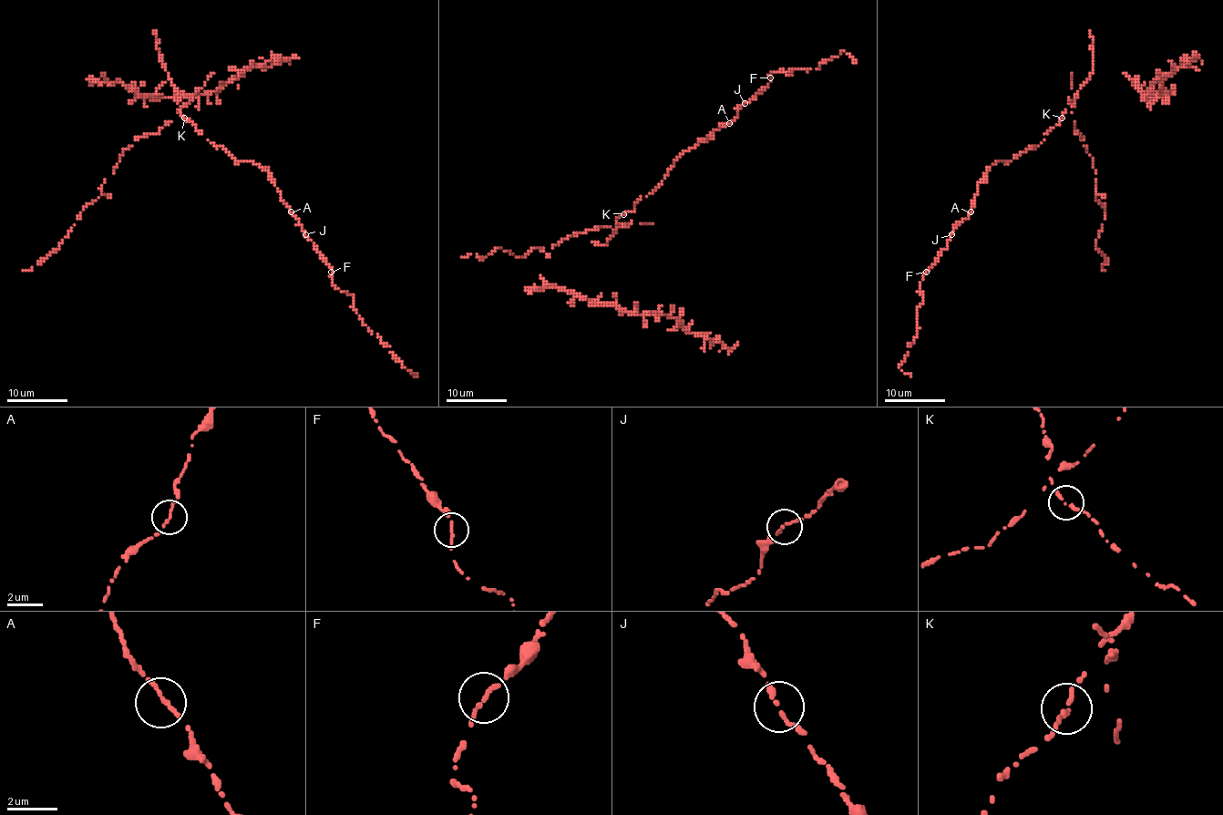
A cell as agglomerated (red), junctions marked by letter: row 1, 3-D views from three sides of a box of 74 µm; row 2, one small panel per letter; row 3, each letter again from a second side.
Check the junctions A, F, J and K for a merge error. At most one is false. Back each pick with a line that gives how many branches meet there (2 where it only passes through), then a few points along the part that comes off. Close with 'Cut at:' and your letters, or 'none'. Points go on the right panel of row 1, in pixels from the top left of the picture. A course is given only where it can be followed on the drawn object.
Cut at: none

